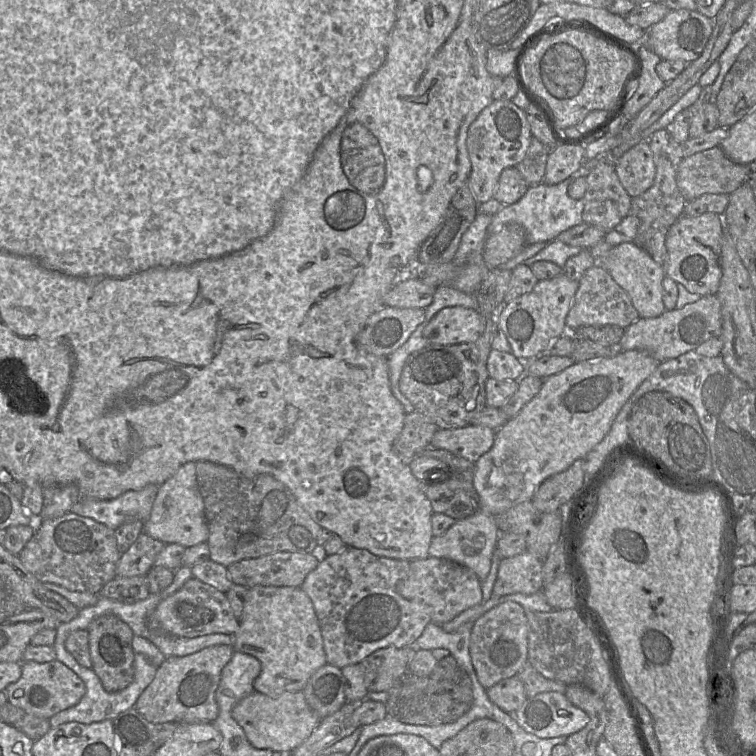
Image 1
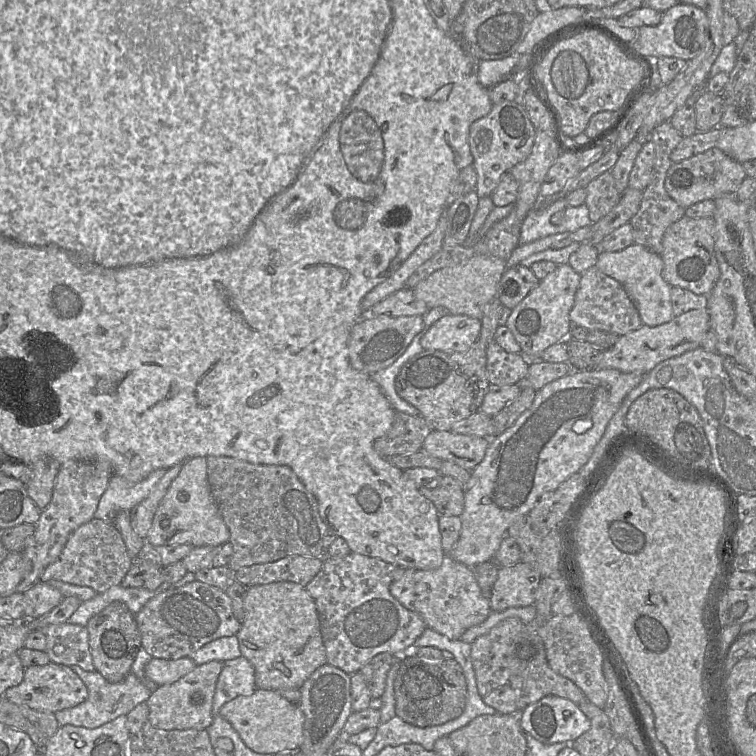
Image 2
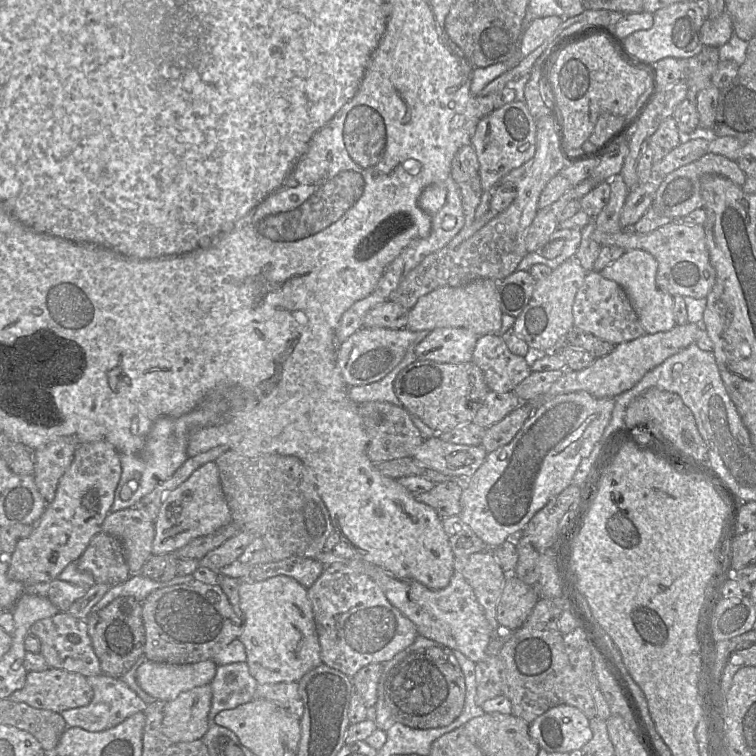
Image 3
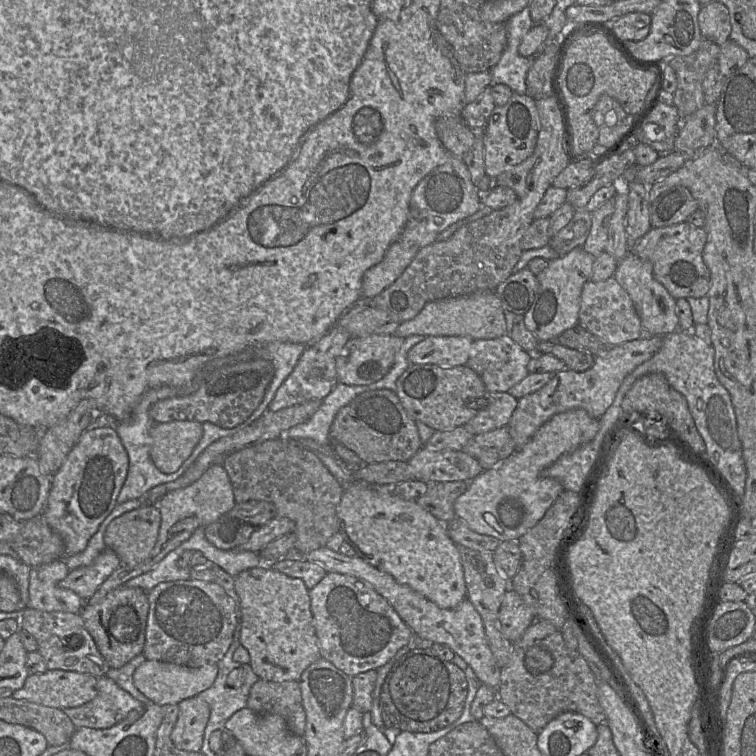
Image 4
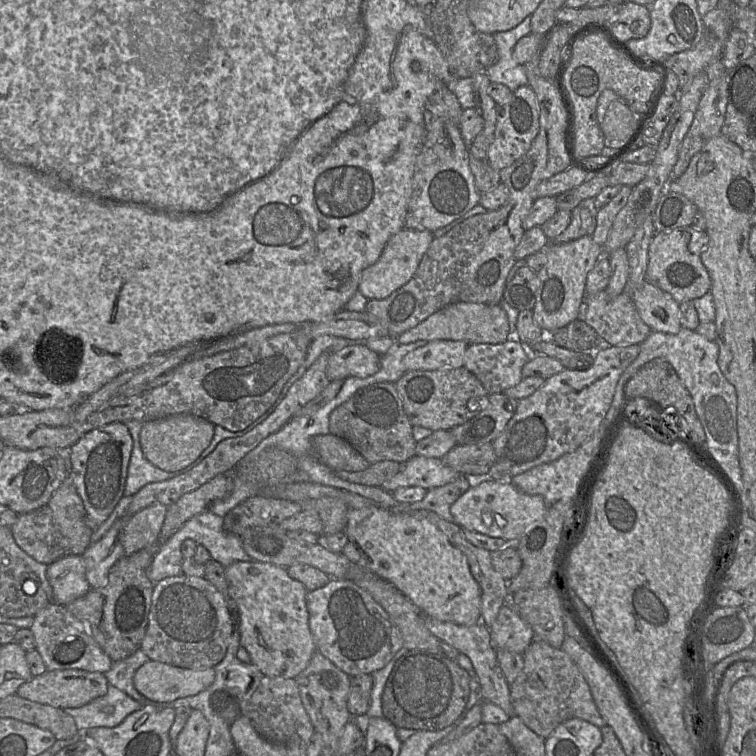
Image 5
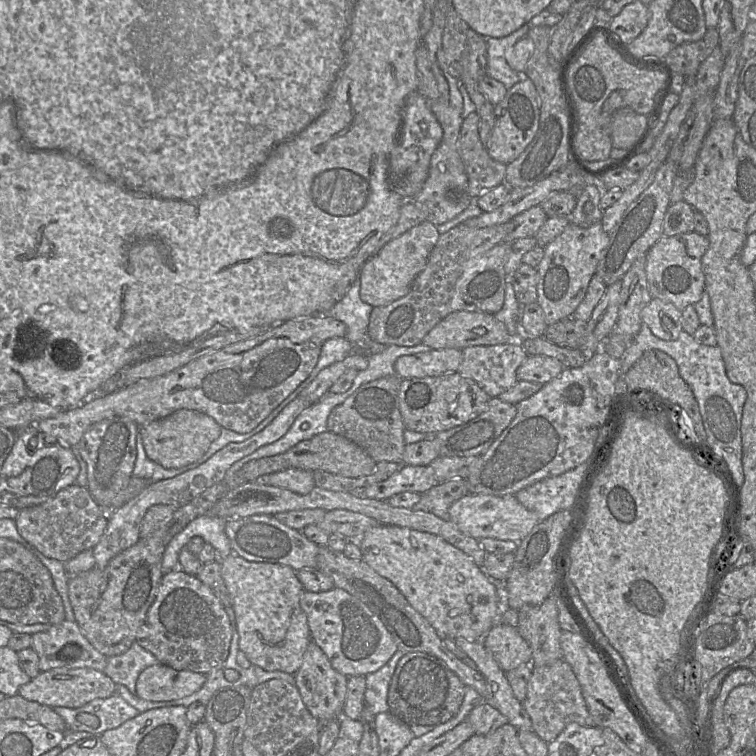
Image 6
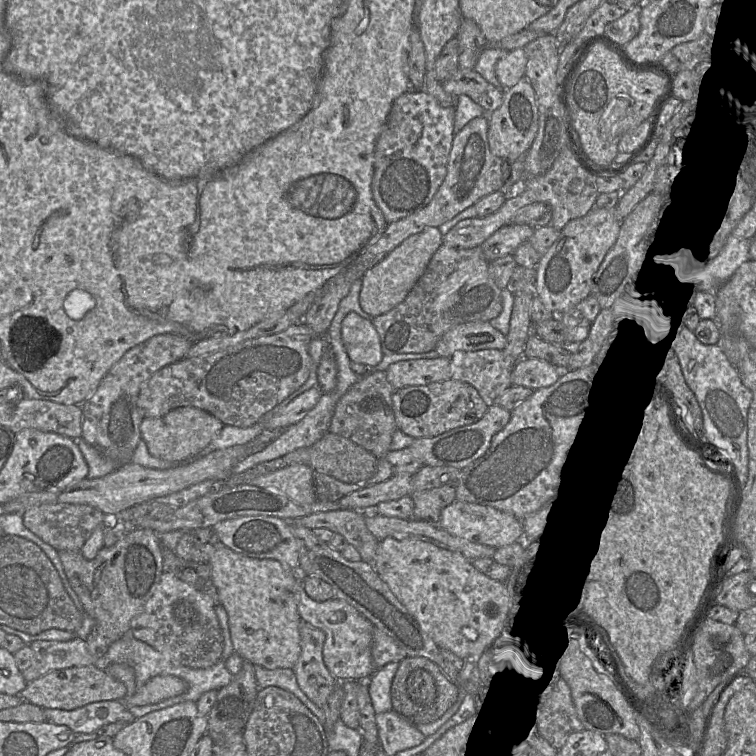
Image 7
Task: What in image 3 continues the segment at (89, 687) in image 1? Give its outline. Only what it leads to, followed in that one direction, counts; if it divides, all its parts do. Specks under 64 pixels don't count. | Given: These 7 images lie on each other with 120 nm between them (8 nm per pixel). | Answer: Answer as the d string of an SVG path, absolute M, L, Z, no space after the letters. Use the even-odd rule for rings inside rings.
M133 665L120 678L99 674L86 677L88 683L93 689L93 698L91 702L82 707L72 708L61 712L68 727L80 727L86 731L98 732L110 729L129 716L143 712L147 705L156 701L156 699L141 689L137 683Z

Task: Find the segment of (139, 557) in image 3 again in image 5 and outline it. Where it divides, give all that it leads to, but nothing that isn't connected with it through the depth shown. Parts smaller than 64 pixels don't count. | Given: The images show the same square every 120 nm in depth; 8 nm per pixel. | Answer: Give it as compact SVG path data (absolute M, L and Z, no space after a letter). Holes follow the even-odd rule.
M152 504L127 520L120 533L125 555L136 553L158 541L166 512L166 505Z

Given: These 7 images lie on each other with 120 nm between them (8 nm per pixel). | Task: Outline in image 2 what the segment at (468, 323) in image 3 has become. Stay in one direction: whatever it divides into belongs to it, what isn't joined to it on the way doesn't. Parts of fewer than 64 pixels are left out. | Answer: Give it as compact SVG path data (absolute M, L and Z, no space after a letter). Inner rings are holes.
M478 255L466 262L441 268L414 288L417 299L422 300L431 309L438 306L445 307L452 315L467 315L482 319L485 306L498 294L500 279L506 271L506 261L492 256Z

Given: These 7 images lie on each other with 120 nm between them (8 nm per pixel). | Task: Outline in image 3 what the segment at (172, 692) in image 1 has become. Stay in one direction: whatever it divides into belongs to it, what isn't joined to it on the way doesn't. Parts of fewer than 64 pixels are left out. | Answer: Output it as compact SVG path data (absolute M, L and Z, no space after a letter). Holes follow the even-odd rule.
M210 684L182 692L164 705L162 733L173 742L191 742L202 739L209 729L211 708Z

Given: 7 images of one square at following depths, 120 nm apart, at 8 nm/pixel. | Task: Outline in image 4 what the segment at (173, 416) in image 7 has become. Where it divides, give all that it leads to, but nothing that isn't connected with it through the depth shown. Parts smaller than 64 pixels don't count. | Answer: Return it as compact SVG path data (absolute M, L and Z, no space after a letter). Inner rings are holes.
M172 421L154 424L150 436L150 456L165 474L177 472L200 441L203 427L197 421Z

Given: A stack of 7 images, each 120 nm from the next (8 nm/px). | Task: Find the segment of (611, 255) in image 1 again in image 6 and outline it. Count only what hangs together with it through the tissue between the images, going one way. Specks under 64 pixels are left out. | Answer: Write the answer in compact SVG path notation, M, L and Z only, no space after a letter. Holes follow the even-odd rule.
M658 298L651 301L642 309L641 320L658 338L675 341L682 331L682 311L674 304Z

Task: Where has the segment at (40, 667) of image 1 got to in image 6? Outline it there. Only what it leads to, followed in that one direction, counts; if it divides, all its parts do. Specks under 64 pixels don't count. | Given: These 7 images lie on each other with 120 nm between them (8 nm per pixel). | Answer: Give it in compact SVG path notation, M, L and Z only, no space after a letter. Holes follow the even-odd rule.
M53 668L40 672L20 687L18 694L39 704L54 707L78 708L94 699L108 698L116 692L116 683L103 671L92 668Z

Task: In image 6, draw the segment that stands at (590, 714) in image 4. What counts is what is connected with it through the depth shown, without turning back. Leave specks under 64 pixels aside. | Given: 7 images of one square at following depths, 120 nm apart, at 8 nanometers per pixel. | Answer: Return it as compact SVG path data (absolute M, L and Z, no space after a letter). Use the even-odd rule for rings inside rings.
M563 658L548 665L532 667L527 694L522 705L531 719L532 731L546 743L555 740L570 723L596 727L586 707L580 684L571 666Z

